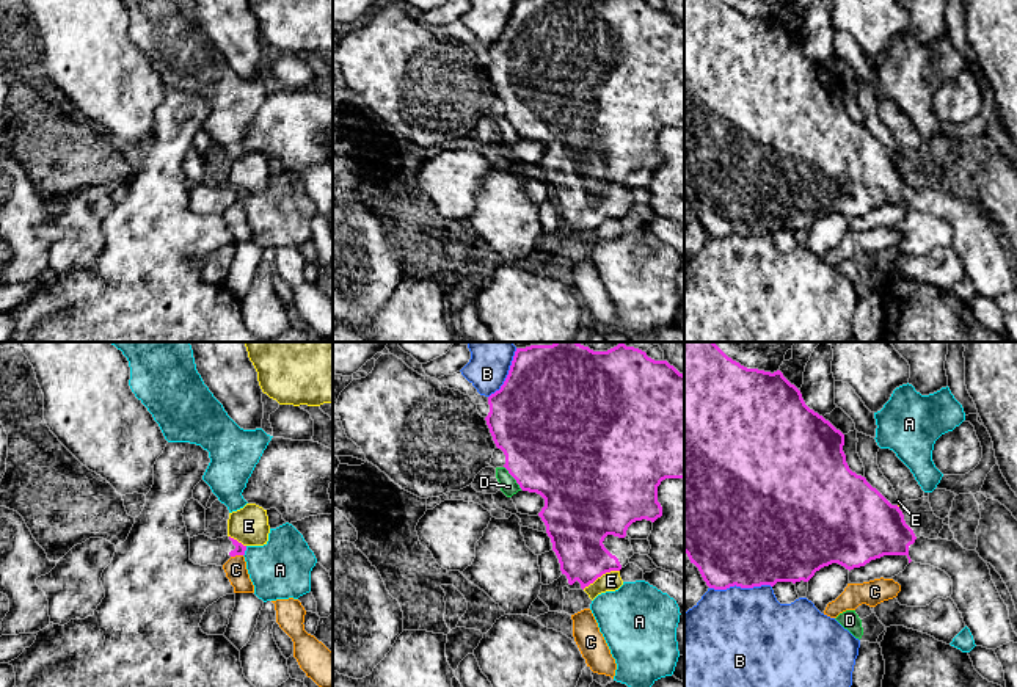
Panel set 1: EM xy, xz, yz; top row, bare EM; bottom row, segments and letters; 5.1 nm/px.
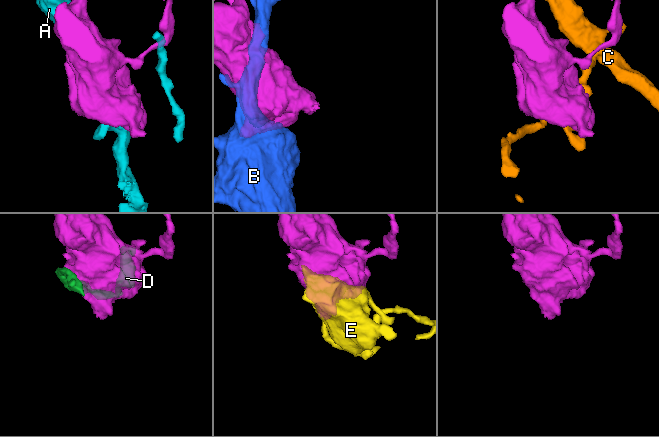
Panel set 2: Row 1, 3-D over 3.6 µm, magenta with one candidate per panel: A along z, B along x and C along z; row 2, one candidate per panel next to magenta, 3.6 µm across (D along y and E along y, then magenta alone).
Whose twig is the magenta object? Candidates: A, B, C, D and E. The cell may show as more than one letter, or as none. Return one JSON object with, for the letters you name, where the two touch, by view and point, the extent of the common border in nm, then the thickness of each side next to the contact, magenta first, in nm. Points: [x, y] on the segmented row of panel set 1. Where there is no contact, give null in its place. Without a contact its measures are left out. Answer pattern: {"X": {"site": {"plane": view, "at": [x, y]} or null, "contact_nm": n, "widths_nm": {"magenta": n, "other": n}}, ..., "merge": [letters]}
{"merge": []}

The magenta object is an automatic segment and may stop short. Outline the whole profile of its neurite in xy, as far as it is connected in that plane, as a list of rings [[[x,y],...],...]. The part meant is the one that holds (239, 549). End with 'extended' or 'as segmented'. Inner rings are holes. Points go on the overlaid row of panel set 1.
[[[202,533],[190,538],[190,560],[201,566],[223,566],[231,557],[245,555],[245,551],[246,546],[231,536],[212,540]]]; extended

